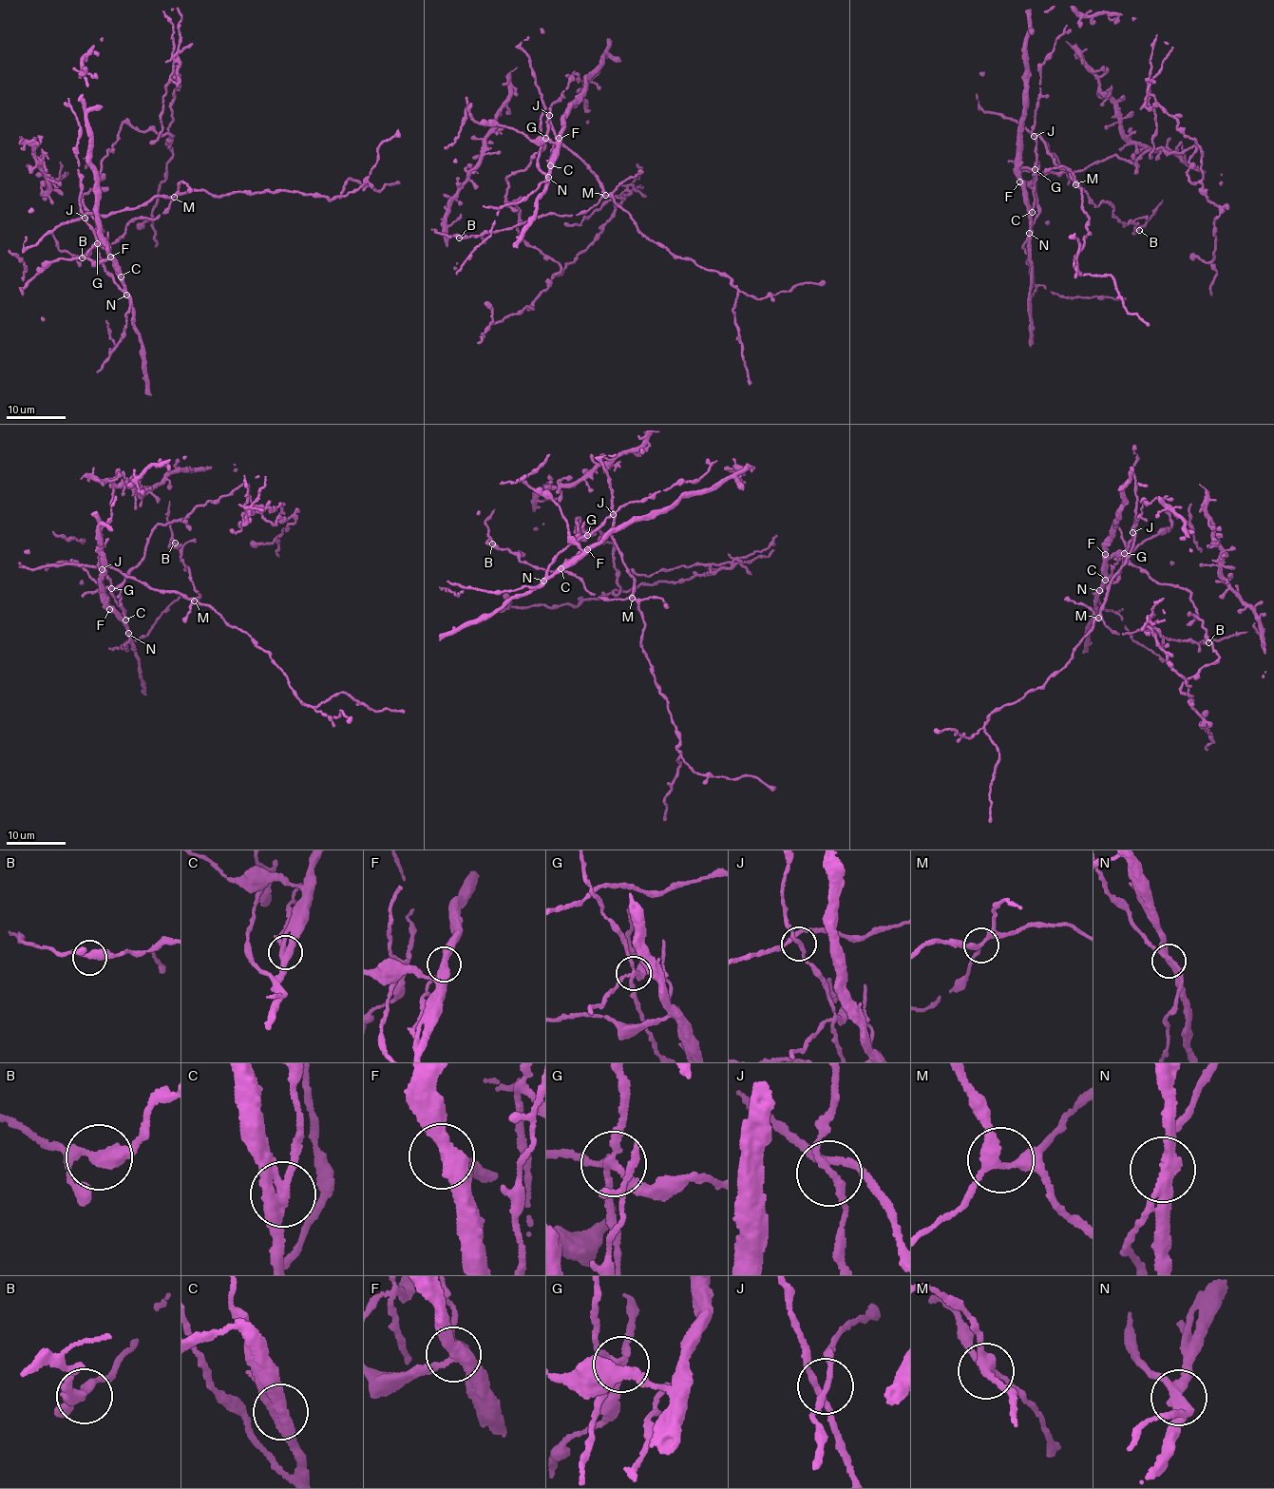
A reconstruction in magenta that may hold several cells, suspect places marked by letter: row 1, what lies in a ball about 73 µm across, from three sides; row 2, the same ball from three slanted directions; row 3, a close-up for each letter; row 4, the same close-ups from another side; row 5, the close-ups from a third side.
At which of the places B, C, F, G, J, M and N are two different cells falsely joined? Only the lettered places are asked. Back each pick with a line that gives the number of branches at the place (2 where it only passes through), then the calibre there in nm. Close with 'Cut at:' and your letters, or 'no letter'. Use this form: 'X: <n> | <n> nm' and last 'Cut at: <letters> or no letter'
C: 3 | 320 nm
G: 4 | 200 nm
N: 3 | 280 nm
Cut at: C, G, N

